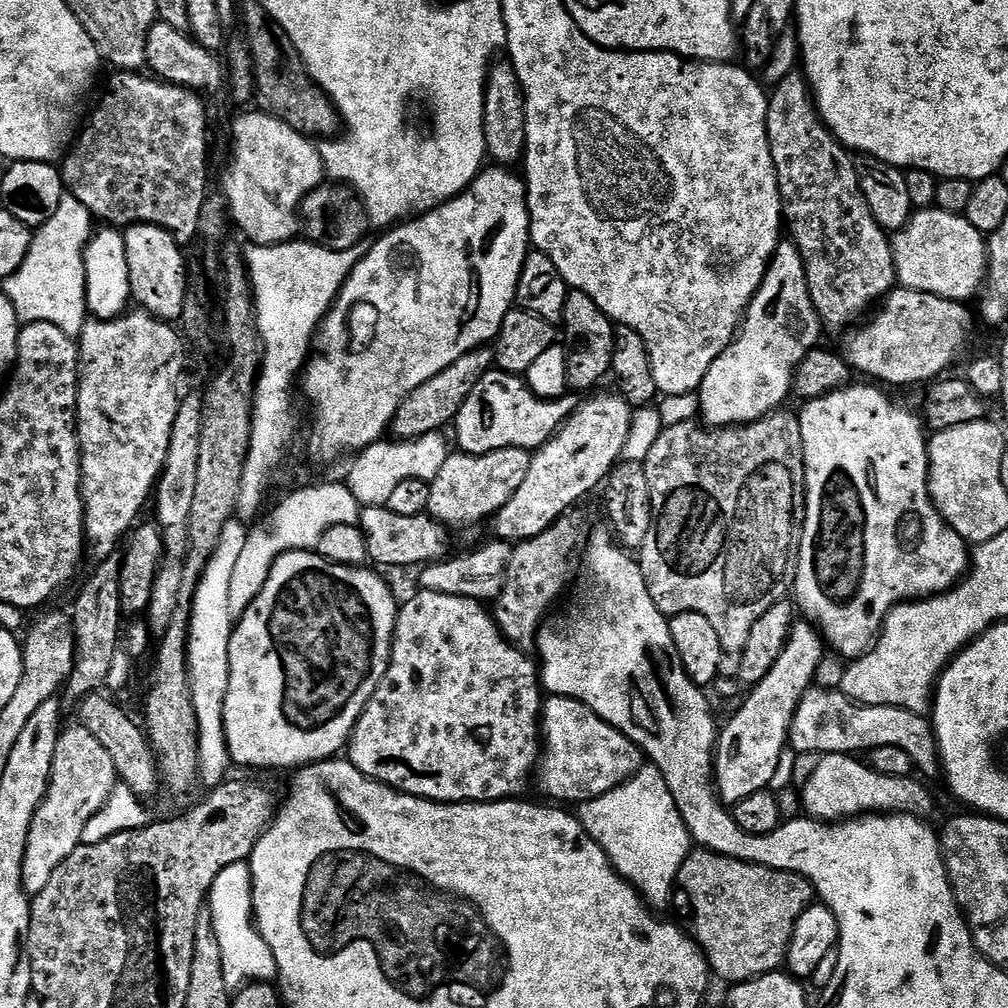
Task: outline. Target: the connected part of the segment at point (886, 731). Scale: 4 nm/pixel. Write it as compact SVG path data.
M813 686L804 693L792 719L791 751L867 754L878 746L898 746L900 756L909 756L926 775L941 775L940 750L936 747L936 733L932 731L927 715L898 706L857 704L839 690L831 692L819 686Z

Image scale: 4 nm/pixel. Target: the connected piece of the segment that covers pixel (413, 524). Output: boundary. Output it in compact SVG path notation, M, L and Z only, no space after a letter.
M387 506L364 508L360 513L358 526L364 532L368 543L368 554L373 565L385 564L388 568L414 567L415 569L417 566L427 566L439 561L447 553L444 551L448 548L449 529L431 514L403 516L394 514L394 510L390 510Z

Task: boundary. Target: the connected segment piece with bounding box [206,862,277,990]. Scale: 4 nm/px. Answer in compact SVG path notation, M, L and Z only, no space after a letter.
M247 863L226 866L218 878L214 878L214 886L208 891L206 911L212 915L214 934L218 934L218 947L222 950L222 974L226 974L228 989L239 990L253 982L277 979L274 954L256 929L252 915L252 869Z

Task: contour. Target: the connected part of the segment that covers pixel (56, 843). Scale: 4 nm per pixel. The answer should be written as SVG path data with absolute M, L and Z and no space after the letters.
M73 726L65 727L60 733L56 749L54 750L54 766L52 767L52 777L48 779L48 792L44 795L44 800L38 806L34 814L34 820L30 822L28 845L25 848L24 864L21 865L22 878L24 879L24 891L29 897L37 896L50 882L50 877L54 875L54 870L74 850L79 848L82 843L82 830L86 830L86 822L102 810L102 806L108 801L108 795L112 789L117 787L118 777L114 766L110 762L110 754L102 750L98 738L90 734L90 730Z

